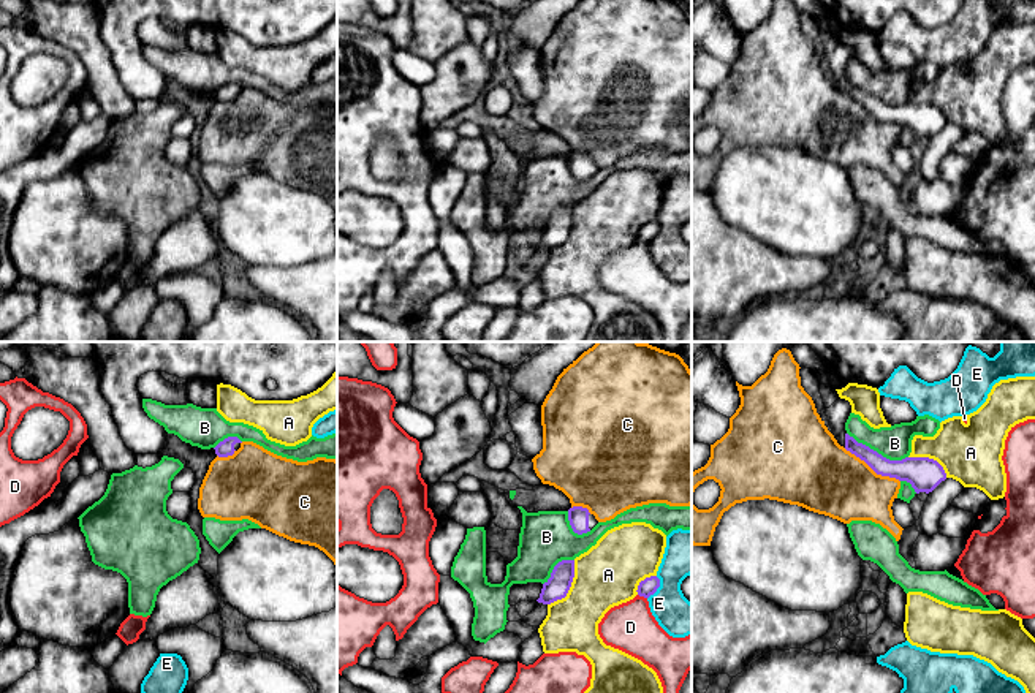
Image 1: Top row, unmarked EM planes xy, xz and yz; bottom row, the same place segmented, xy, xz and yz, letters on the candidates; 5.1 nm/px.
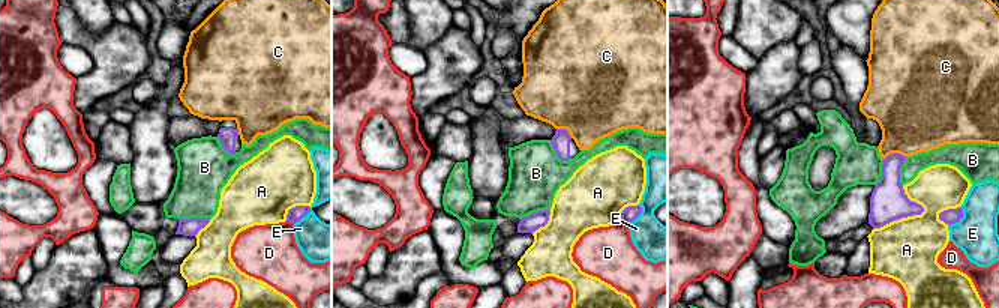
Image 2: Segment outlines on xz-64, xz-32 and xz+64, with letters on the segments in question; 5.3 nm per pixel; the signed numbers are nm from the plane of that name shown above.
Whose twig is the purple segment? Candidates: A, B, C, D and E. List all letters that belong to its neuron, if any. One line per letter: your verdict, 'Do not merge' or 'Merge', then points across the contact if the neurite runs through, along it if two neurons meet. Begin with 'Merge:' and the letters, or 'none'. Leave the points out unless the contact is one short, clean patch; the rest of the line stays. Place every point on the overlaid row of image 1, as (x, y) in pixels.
Merge: none
A: Do not merge
B: Do not merge
C: Do not merge. Boundary: yz (844, 448), (863, 459), (877, 473), (894, 477), (899, 481)
D: Do not merge
E: Do not merge

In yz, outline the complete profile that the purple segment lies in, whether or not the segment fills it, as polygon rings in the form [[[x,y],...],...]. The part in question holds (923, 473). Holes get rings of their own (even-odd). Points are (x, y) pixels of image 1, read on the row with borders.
[[[840,397],[829,408],[826,408],[832,435],[840,446],[864,460],[877,475],[907,481],[916,494],[929,494],[946,479],[943,467],[934,459],[905,457],[902,460],[889,460],[869,446],[858,443],[845,430],[845,422],[850,413],[850,402]]]

